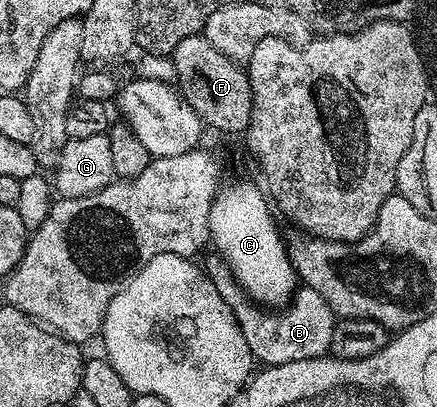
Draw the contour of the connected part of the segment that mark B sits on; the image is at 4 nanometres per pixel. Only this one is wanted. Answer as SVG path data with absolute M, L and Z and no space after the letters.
M212 254L208 261L203 261L202 267L207 272L210 282L222 294L226 306L234 314L238 326L242 330L242 338L246 338L246 346L250 346L253 357L261 360L261 365L285 364L299 360L313 360L315 356L329 355L330 338L334 334L334 326L338 319L331 306L318 294L318 290L297 287L293 297L279 310L269 310L250 302L250 297L244 287L234 278L223 256Z

